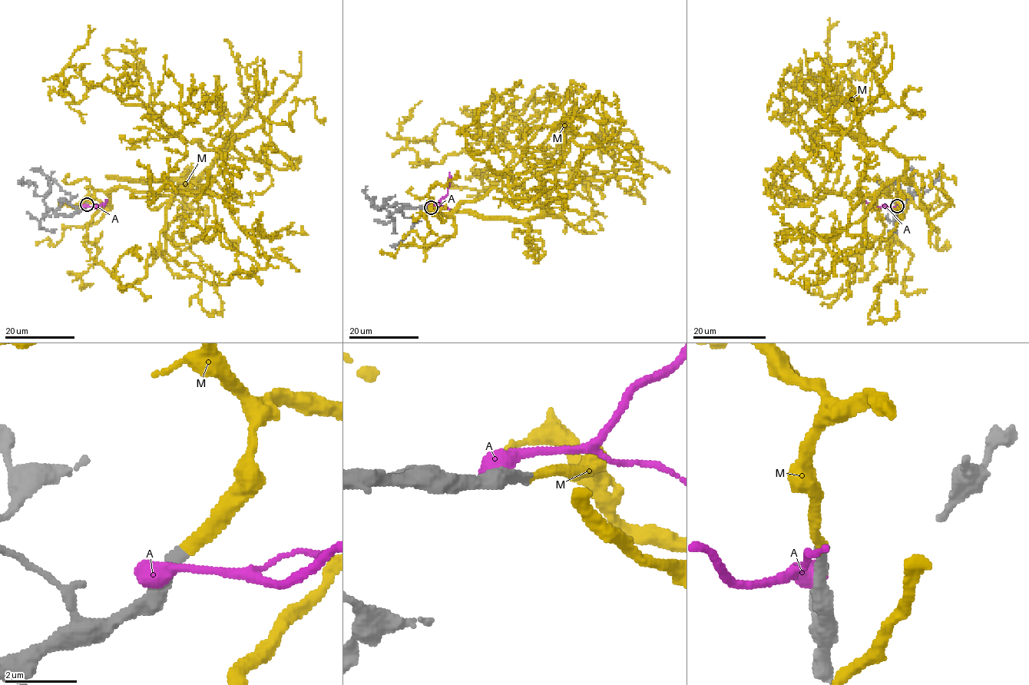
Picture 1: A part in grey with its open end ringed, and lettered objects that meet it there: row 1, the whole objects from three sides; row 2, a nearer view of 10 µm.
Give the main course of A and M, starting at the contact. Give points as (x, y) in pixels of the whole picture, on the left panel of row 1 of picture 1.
A: (84, 206), (104, 205), (104, 199)
M: (87, 203), (95, 190), (116, 187), (173, 193), (217, 155), (100, 84), (72, 102), (62, 71), (94, 29)

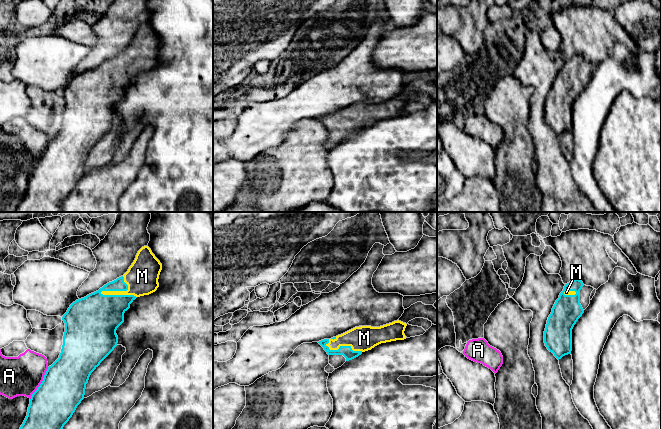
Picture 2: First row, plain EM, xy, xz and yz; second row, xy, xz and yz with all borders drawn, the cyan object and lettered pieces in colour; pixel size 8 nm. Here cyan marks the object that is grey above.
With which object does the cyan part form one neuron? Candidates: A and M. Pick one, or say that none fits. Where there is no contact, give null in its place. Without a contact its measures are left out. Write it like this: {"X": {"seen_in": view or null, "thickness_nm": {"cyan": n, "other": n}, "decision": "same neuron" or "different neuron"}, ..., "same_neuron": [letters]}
{"A": {"seen_in": "xy", "thickness_nm": {"cyan": 360, "other": 320}, "decision": "different neuron"}, "M": {"seen_in": "xy", "thickness_nm": {"cyan": 380, "other": 260}, "decision": "same neuron"}, "same_neuron": ["M"]}

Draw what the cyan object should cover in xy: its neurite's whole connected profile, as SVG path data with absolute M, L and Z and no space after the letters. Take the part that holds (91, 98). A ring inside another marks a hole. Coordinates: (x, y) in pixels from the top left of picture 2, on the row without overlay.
M144 22L123 52L70 81L62 93L65 108L59 134L48 143L42 159L32 170L27 192L15 212L62 212L64 201L84 175L91 149L117 122L116 106L124 98L124 89L137 73L157 66L161 46L160 37Z

